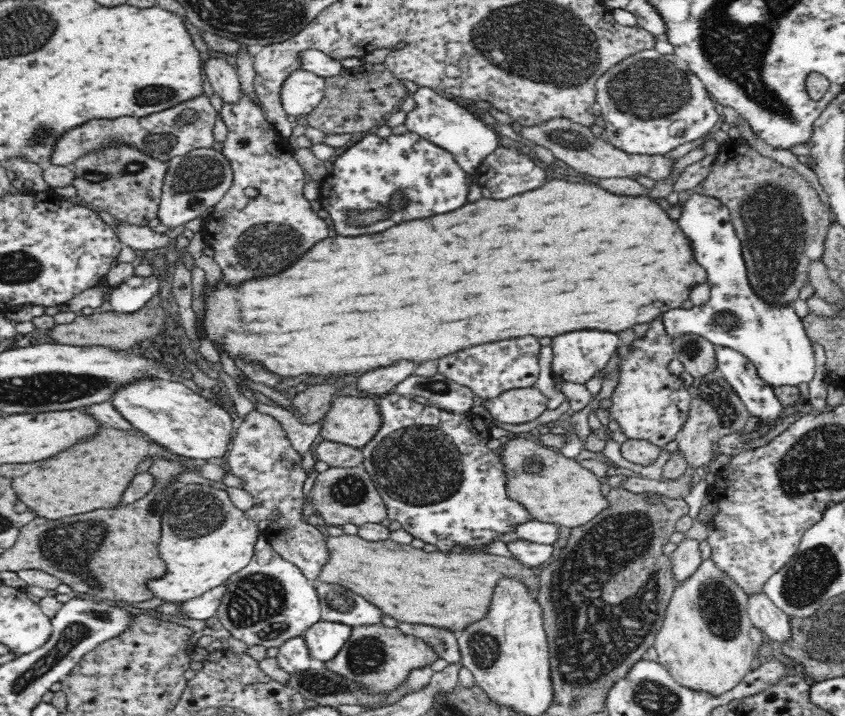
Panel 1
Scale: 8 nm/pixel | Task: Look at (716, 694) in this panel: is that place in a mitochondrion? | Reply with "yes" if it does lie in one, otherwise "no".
no

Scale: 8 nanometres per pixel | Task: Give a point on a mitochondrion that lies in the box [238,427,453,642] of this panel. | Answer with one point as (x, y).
(349, 491)

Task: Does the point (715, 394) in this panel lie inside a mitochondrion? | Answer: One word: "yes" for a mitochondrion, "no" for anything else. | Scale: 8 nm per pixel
yes

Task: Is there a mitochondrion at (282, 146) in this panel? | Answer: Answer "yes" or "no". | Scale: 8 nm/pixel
no

